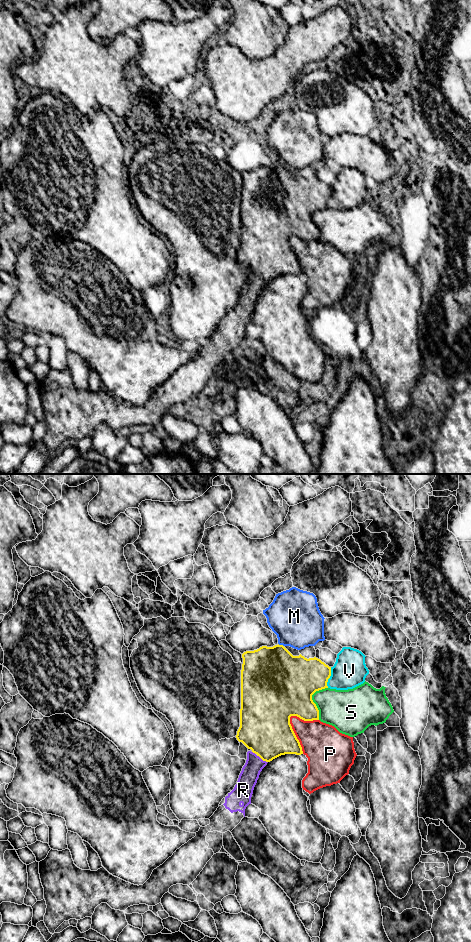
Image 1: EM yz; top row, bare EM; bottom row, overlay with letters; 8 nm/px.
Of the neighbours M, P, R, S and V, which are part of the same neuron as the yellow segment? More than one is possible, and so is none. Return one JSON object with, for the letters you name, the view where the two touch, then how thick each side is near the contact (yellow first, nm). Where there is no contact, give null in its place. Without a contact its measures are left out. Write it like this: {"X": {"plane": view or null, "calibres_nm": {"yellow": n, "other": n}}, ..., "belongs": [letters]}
{"R": {"plane": "yz", "calibres_nm": {"yellow": 400, "other": 150}}, "belongs": ["R"]}

